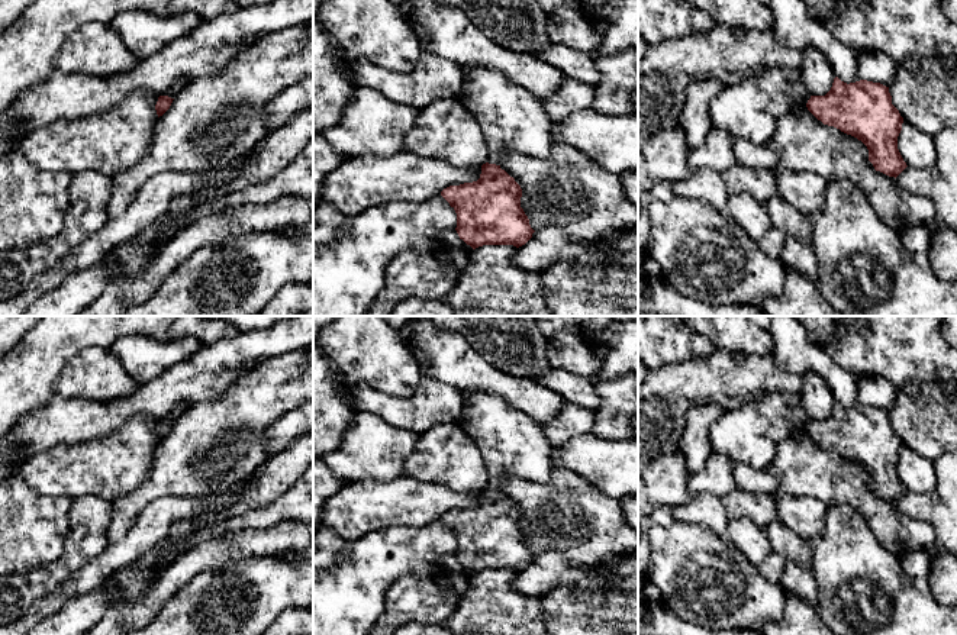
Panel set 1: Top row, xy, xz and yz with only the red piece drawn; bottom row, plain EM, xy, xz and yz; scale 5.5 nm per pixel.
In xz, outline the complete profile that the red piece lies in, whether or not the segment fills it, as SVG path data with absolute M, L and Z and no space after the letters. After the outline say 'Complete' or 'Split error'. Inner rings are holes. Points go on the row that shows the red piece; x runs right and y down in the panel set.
M483 164L477 181L450 186L441 196L457 213L457 233L473 249L525 245L535 232L521 207L522 188L500 165Z. Complete

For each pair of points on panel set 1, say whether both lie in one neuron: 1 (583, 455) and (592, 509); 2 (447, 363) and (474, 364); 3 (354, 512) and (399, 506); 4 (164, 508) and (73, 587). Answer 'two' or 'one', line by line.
1: two
2: one
3: one
4: one

